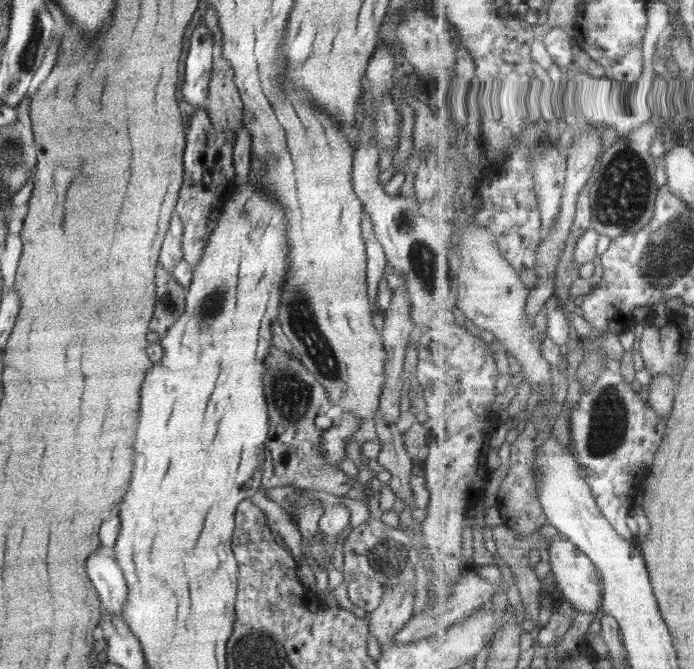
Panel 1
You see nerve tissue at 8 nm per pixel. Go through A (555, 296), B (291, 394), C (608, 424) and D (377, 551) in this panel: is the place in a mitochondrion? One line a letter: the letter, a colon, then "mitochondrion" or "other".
A: other
B: mitochondrion
C: mitochondrion
D: mitochondrion

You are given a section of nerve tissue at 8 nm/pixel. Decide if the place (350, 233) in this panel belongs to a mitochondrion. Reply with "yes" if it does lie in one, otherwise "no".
no

